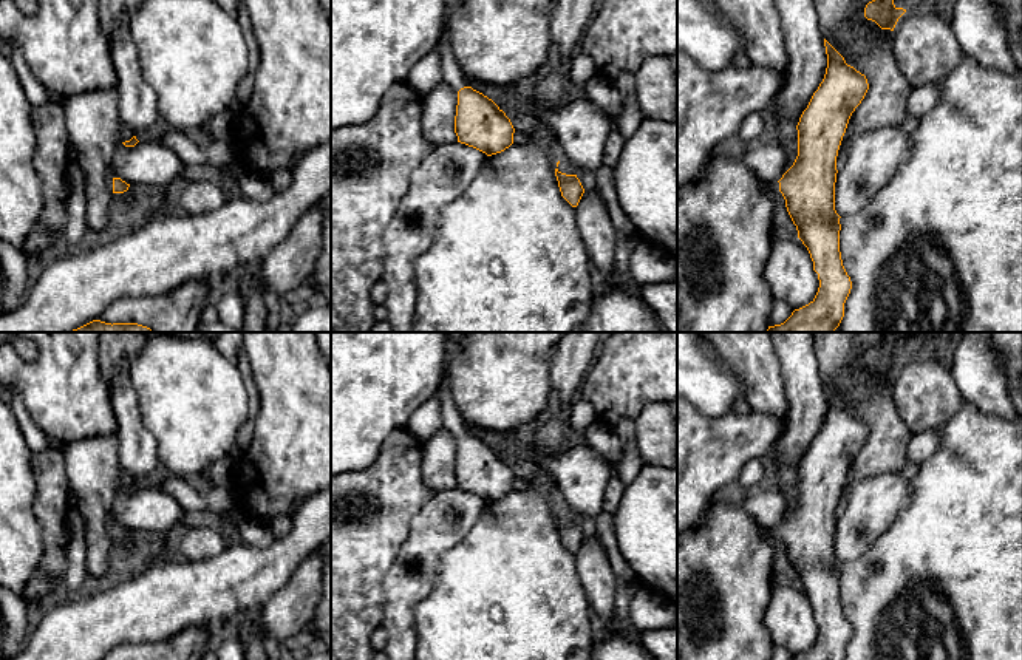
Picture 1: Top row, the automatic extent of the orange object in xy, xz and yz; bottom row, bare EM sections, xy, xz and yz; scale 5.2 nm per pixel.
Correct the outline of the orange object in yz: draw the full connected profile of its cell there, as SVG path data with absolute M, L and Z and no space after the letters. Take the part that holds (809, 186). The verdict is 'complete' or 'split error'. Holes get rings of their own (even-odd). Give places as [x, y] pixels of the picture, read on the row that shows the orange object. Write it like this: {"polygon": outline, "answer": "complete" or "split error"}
{"polygon": "M826 39L824 46L824 79L796 125L798 156L778 182L762 181L767 193L782 193L798 238L813 261L819 287L809 304L795 309L784 323L768 326L767 332L833 332L844 317L844 303L852 289L840 252L836 156L849 119L869 83Z", "answer": "split error"}

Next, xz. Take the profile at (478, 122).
{"polygon": "M442 34L436 53L442 80L458 91L455 133L458 142L487 156L504 151L513 144L515 128L506 113L487 96L467 85L448 39Z", "answer": "split error"}

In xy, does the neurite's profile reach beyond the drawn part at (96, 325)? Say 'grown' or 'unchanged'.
unchanged

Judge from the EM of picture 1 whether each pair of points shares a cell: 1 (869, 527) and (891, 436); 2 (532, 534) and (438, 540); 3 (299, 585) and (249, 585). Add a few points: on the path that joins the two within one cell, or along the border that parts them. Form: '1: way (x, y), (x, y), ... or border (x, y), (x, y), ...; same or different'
1: border (897, 472), (871, 475), (852, 483), (848, 489); different
2: border (484, 507), (469, 532), (441, 557), (441, 566); different
3: border (308, 555), (291, 578), (258, 608); different

